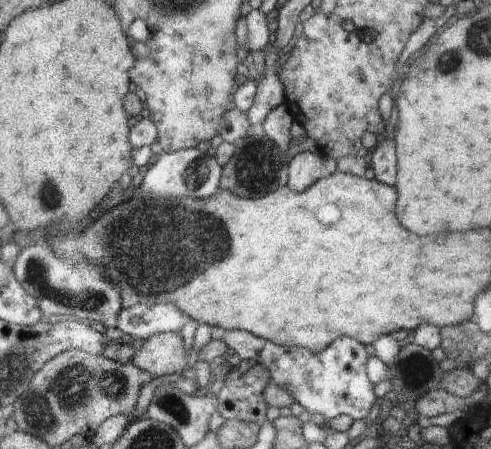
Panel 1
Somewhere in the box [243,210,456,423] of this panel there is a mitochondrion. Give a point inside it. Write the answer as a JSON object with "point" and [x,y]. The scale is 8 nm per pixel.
{"point":[413,371]}

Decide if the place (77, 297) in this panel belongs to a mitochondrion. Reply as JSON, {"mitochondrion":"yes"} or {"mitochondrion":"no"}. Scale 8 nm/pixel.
{"mitochondrion":"yes"}

